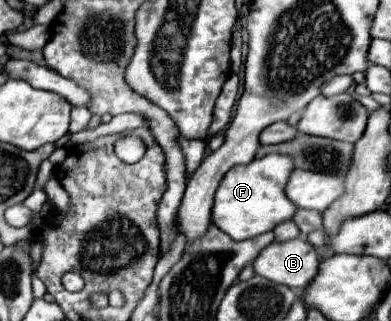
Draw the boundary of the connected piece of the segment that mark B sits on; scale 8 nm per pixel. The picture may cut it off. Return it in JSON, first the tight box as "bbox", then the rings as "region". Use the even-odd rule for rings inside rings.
{"bbox":[253,238,319,290],"region":[[[303,238],[283,244],[271,242],[253,262],[255,274],[271,282],[285,284],[293,290],[305,290],[317,276],[319,252]]]}

